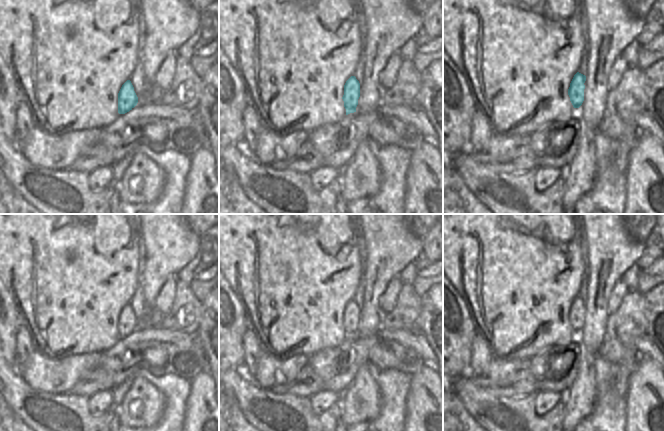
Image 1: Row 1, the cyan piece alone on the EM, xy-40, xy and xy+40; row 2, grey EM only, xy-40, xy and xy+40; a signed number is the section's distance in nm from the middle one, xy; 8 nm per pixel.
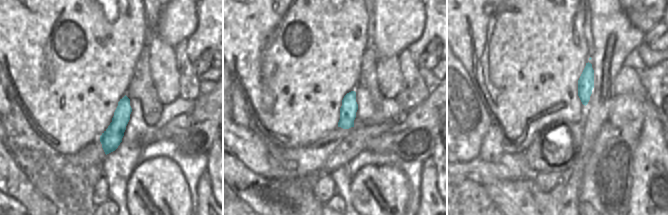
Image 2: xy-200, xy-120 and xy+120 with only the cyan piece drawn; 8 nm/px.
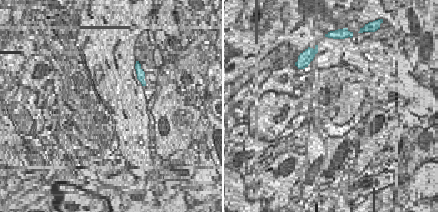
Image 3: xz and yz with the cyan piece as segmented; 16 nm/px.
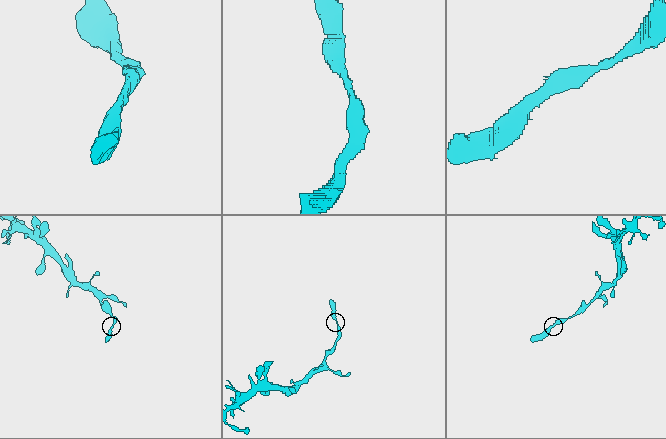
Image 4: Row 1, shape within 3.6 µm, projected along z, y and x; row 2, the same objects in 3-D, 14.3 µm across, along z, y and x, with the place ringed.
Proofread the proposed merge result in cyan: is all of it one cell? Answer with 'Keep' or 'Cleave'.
Keep.

